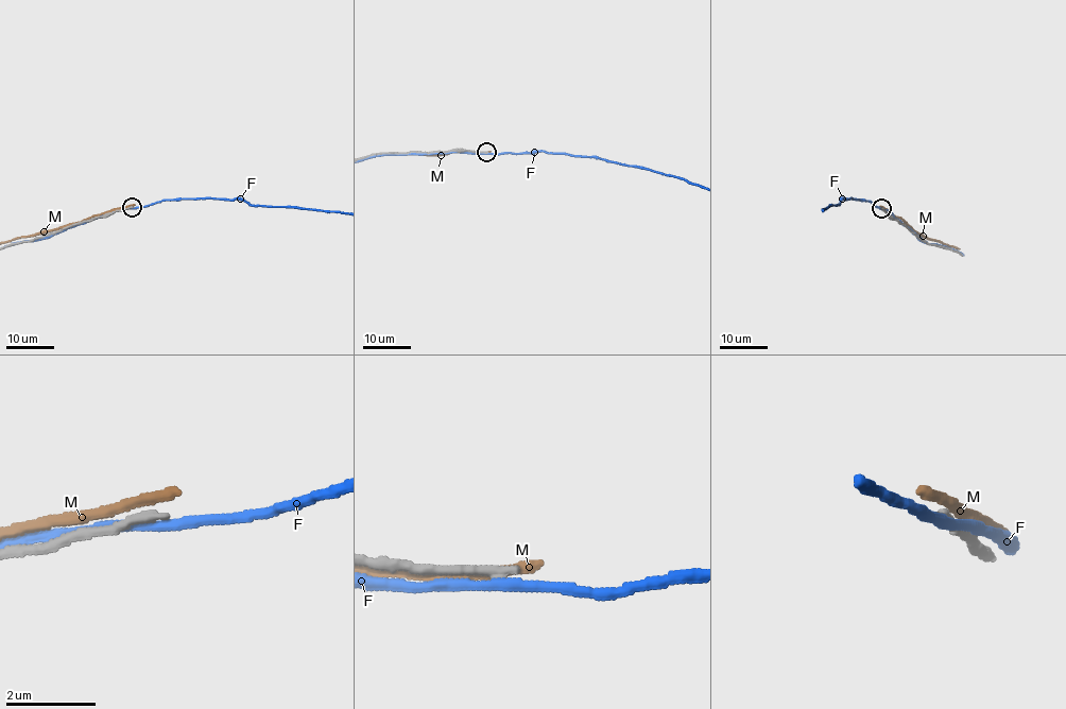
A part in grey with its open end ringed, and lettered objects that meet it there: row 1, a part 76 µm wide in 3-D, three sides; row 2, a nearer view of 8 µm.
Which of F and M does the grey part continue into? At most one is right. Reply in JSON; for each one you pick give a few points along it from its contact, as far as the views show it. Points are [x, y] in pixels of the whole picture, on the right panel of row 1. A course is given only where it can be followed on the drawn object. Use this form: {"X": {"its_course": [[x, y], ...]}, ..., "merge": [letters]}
{"merge": []}

